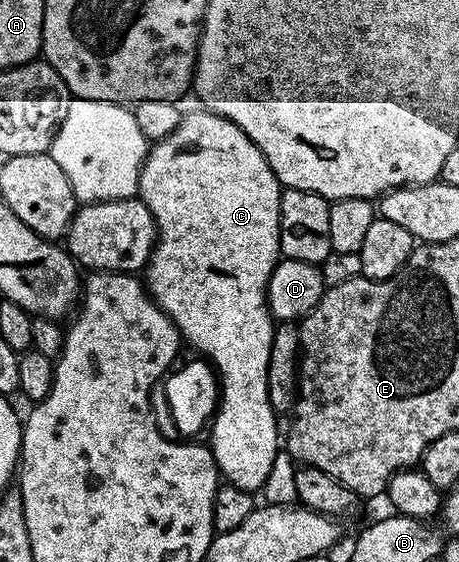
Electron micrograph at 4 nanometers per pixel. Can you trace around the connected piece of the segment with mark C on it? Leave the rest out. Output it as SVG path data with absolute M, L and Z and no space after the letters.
M199 109L183 116L179 125L170 133L170 137L162 137L162 141L151 144L148 148L148 156L144 158L144 164L140 170L140 190L138 198L144 202L146 209L156 222L156 242L152 245L152 256L148 258L146 266L146 286L148 294L163 311L168 314L170 321L180 331L181 340L188 343L205 360L212 365L218 376L219 398L218 406L214 412L214 418L210 423L212 429L212 456L216 462L216 468L221 473L223 482L232 483L238 489L259 492L263 488L267 474L270 473L270 465L274 465L274 457L282 443L282 435L276 432L277 411L272 408L268 399L267 391L267 369L270 365L271 339L274 328L272 312L268 310L266 296L268 293L268 279L271 277L276 264L280 262L280 238L278 237L278 221L280 220L280 192L282 190L278 177L274 177L274 169L270 169L270 161L262 157L262 149L238 129L230 120L215 115L213 111Z

